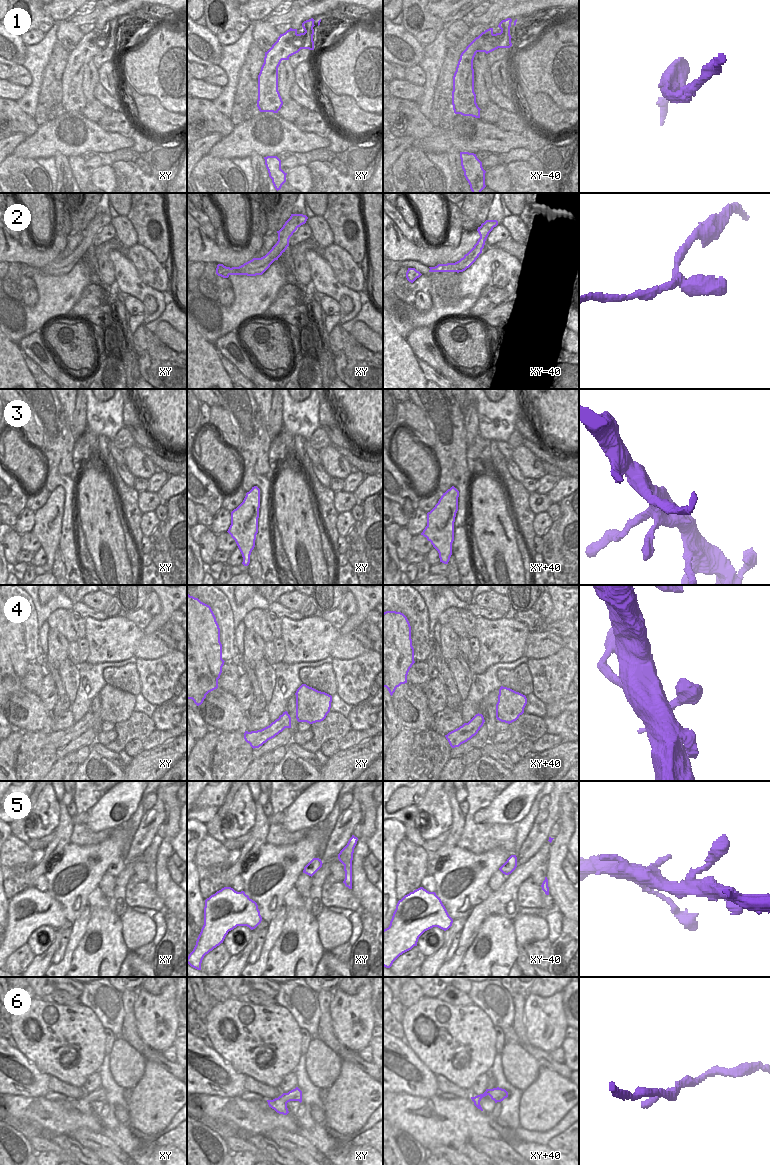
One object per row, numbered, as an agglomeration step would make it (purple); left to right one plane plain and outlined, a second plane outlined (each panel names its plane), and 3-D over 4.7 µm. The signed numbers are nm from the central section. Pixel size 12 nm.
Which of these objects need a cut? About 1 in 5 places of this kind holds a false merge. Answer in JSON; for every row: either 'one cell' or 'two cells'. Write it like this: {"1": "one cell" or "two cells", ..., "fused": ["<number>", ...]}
{"1": "one cell", "2": "one cell", "3": "one cell", "4": "one cell", "5": "one cell", "6": "one cell", "fused": []}

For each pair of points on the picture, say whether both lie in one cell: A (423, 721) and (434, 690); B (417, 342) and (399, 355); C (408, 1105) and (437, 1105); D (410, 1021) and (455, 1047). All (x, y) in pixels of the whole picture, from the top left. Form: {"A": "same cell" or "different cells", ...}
{"A": "different cells", "B": "different cells", "C": "same cell", "D": "same cell"}

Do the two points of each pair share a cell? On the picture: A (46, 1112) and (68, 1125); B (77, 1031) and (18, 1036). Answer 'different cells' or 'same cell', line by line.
A: same cell
B: same cell

